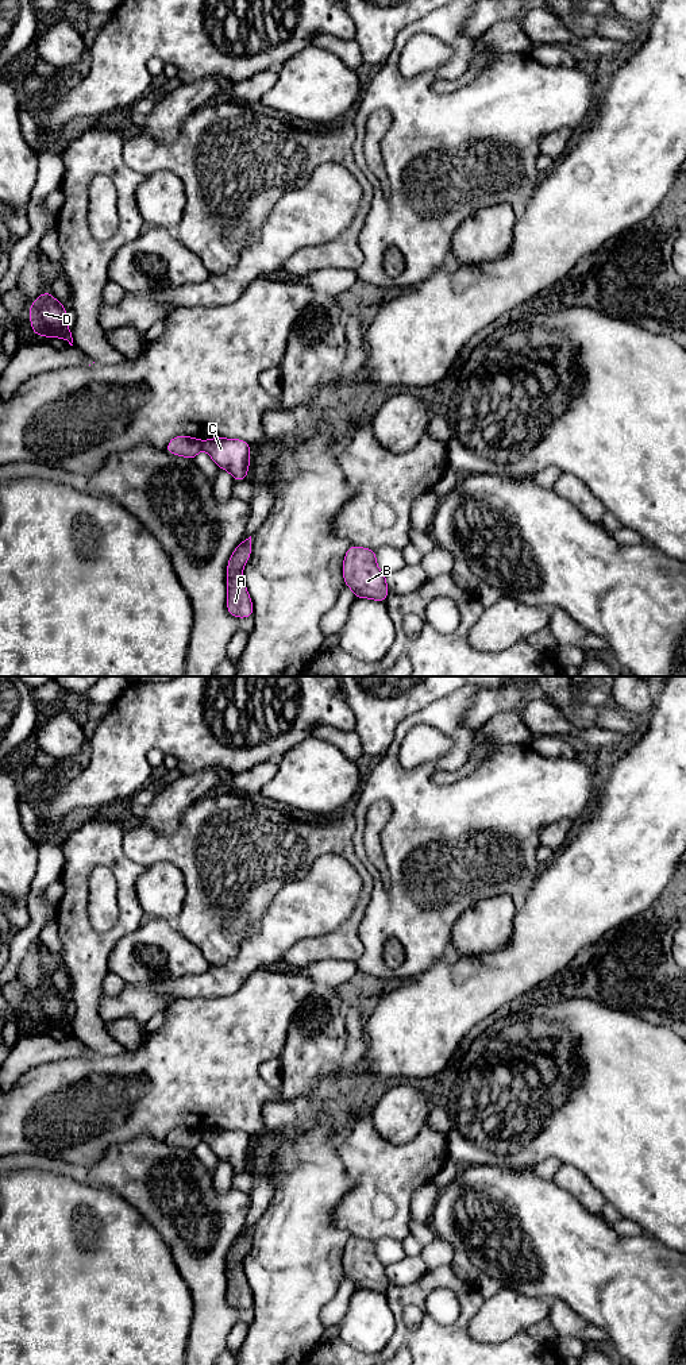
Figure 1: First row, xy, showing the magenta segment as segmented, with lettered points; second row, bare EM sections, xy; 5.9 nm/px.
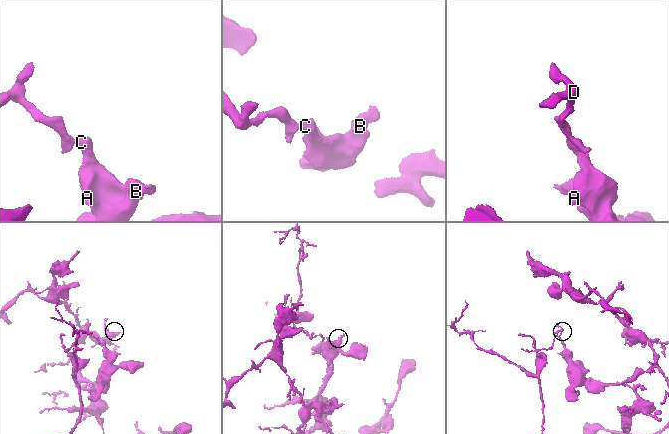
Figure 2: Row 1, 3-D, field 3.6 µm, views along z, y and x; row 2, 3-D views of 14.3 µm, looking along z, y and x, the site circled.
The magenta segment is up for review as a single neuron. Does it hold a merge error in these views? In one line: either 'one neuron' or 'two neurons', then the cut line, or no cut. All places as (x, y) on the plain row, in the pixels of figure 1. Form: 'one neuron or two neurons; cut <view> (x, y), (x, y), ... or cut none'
two neurons; cut xy (201, 1133), (203, 1138)

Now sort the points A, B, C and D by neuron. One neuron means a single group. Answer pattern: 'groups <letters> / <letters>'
groups A B C / D

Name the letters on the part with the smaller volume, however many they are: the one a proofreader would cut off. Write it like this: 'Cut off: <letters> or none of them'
Cut off: D

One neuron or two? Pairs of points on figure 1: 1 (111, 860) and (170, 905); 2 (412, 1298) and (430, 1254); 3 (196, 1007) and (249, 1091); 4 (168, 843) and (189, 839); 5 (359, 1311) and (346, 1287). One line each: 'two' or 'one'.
1: two
2: two
3: one
4: one
5: two

